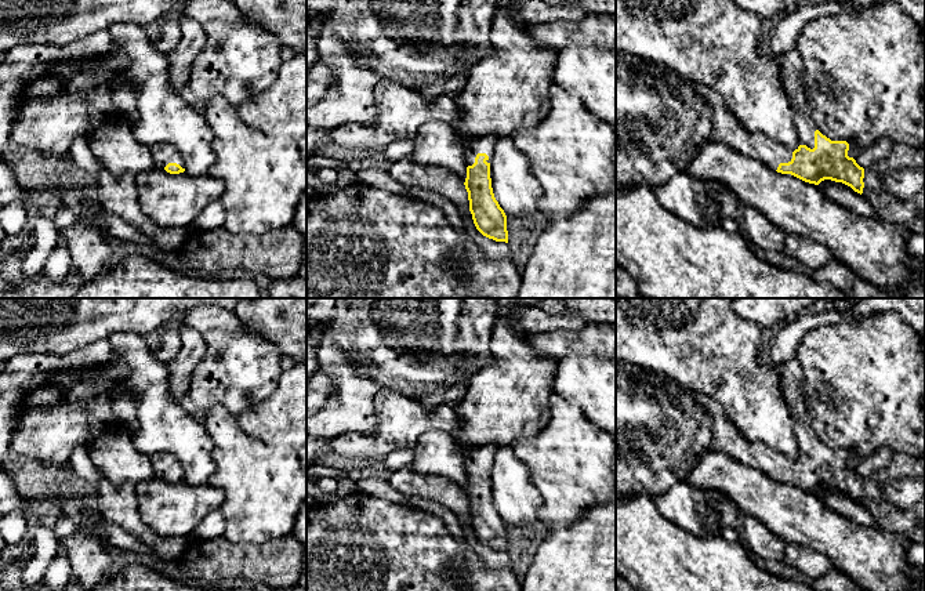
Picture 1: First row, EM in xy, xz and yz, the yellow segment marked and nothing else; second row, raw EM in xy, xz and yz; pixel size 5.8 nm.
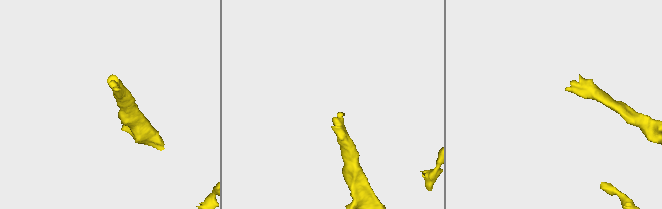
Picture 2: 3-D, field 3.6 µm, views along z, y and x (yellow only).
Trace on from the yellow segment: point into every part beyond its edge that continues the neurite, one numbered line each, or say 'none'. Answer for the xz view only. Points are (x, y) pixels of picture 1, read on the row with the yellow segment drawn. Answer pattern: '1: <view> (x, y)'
1: xz (486, 144)

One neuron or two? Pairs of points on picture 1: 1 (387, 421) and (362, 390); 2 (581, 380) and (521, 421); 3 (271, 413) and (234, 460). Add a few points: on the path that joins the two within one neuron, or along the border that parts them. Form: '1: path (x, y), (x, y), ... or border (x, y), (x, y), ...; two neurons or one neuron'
1: border (406, 395), (381, 390), (376, 430), (355, 431); two neurons
2: border (555, 372), (548, 423), (536, 434); two neurons
3: border (236, 416), (238, 424), (246, 432), (283, 446); two neurons

